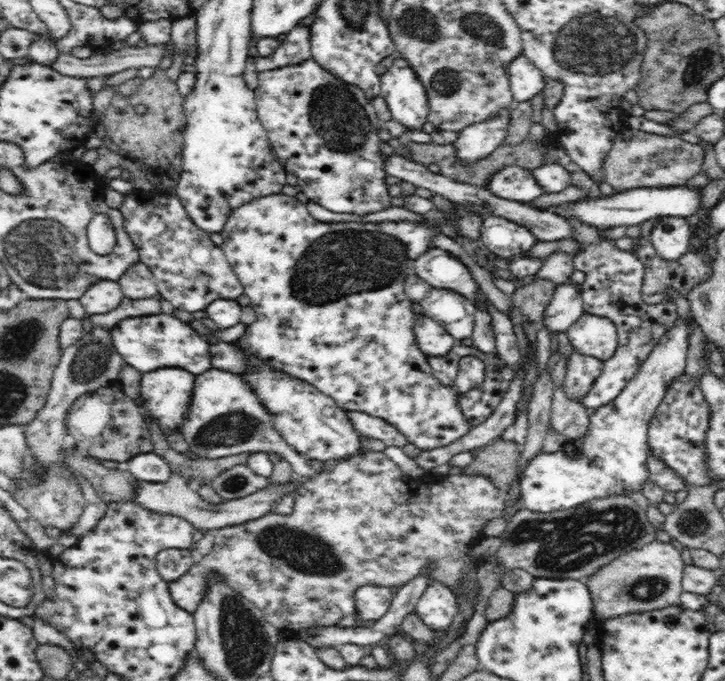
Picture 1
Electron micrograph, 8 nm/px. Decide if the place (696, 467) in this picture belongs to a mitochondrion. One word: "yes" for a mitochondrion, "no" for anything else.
no

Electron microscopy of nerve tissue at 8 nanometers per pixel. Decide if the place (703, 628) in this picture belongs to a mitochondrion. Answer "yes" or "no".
no

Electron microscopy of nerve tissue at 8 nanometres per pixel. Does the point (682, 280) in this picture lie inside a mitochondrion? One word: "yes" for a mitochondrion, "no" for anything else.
no

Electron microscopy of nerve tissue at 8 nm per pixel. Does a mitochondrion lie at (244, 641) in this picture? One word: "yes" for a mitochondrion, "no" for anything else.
yes

